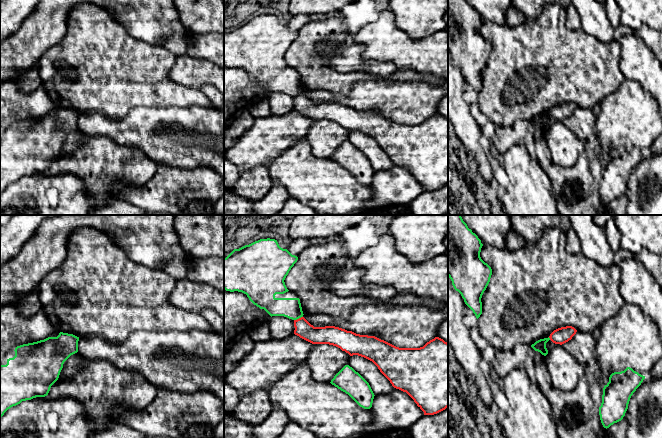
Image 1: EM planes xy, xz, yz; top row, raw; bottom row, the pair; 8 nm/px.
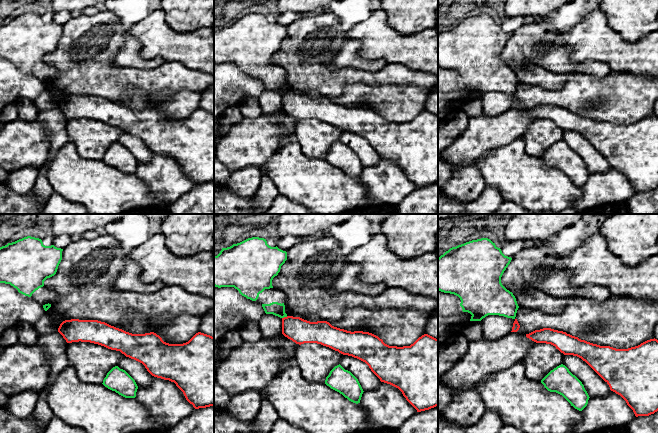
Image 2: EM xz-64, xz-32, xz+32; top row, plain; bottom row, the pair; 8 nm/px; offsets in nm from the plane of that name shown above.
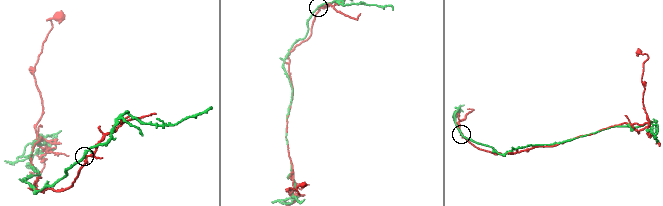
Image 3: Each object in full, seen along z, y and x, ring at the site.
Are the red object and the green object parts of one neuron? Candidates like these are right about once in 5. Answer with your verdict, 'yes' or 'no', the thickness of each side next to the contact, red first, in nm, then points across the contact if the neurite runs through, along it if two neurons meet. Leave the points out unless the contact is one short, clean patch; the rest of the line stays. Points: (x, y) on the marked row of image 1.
no; 140 nm thick on the red side, 160 nm on the other; border along xz (302, 316), (294, 320)

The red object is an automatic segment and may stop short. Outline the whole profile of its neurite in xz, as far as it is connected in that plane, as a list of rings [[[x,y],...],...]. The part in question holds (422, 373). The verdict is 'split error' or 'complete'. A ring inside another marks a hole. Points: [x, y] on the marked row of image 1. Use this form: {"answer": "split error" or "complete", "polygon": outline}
{"answer": "complete", "polygon": [[[304,317],[294,320],[294,327],[295,335],[312,344],[333,345],[350,356],[358,355],[372,361],[394,388],[406,392],[414,400],[424,415],[434,415],[448,407],[448,343],[443,339],[435,337],[420,348],[399,348],[375,336],[360,335],[335,326],[314,327]]]}

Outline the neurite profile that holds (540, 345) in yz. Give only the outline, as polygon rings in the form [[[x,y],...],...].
[[[544,338],[536,341],[531,347],[535,350],[540,352],[542,355],[546,356],[548,354],[548,350],[546,348],[546,343],[550,340],[550,338]]]

